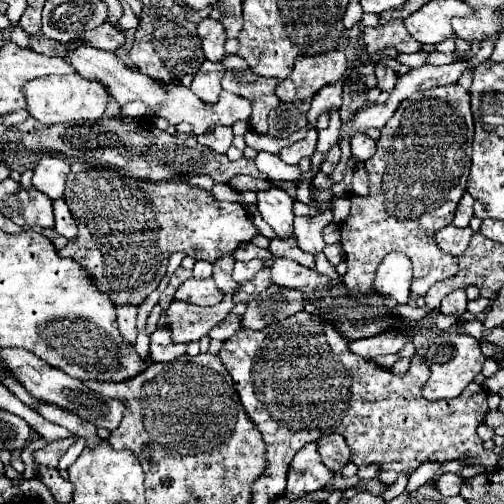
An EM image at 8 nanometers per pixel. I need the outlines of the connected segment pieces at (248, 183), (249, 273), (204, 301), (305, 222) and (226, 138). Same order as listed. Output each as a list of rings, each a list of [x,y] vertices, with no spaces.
[[[240,175],[240,177],[232,177],[230,179],[230,187],[234,187],[236,191],[266,191],[270,187],[270,181],[266,179],[256,179],[256,177],[248,177],[248,175]]]
[[[252,259],[252,261],[248,261],[248,263],[238,261],[238,263],[234,265],[232,279],[234,279],[236,283],[246,281],[246,279],[252,279],[252,277],[262,269],[262,267],[264,267],[264,261],[262,261],[262,259]]]
[[[188,279],[178,291],[176,291],[176,299],[178,301],[186,301],[186,303],[194,303],[194,305],[216,305],[220,299],[224,297],[224,293],[216,287],[214,279]]]
[[[330,211],[318,213],[314,217],[296,217],[294,219],[294,237],[298,239],[298,245],[306,253],[320,253],[324,249],[322,241],[322,229],[326,225],[334,223],[334,217]]]
[[[213,126],[209,128],[204,135],[198,135],[198,143],[206,145],[208,149],[216,151],[216,153],[226,153],[228,147],[232,145],[232,133],[231,126]]]

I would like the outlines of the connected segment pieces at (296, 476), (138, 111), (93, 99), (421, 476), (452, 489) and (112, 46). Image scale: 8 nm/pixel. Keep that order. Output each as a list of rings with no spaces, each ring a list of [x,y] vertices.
[[[316,443],[304,445],[290,463],[288,471],[288,487],[284,497],[294,501],[304,497],[310,491],[318,491],[332,479],[332,471],[324,467],[320,455],[316,451]]]
[[[142,101],[131,102],[121,108],[121,116],[144,117],[146,112],[147,106]]]
[[[78,73],[32,79],[32,81],[24,83],[22,91],[24,91],[24,99],[28,103],[28,113],[46,125],[76,121],[76,119],[100,119],[100,117],[104,117],[106,103],[108,103],[108,93],[102,87],[102,83],[84,79]]]
[[[422,463],[422,465],[412,473],[412,477],[408,479],[408,485],[406,485],[404,493],[412,493],[414,489],[422,487],[422,485],[436,473],[438,467],[440,467],[440,463]]]
[[[446,473],[446,475],[442,475],[440,481],[436,483],[438,491],[440,491],[444,497],[458,495],[458,493],[460,493],[460,485],[462,485],[462,477],[458,477],[456,473]]]
[[[102,23],[100,27],[96,27],[96,29],[92,29],[92,31],[84,31],[84,35],[80,35],[80,39],[72,41],[70,49],[80,47],[80,43],[92,45],[92,47],[96,47],[96,49],[104,49],[104,51],[116,53],[116,51],[124,45],[124,35],[122,35],[118,29],[114,29],[114,25]]]

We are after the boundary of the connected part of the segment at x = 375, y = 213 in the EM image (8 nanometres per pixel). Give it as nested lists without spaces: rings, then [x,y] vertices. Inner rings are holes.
[[[446,85],[426,91],[422,101],[404,101],[394,117],[380,129],[378,149],[366,161],[370,195],[368,197],[352,197],[350,215],[340,223],[340,244],[344,252],[348,270],[344,275],[344,283],[350,289],[374,291],[374,275],[384,259],[384,255],[398,251],[410,257],[414,267],[412,279],[412,299],[424,297],[428,289],[444,279],[450,279],[458,271],[458,257],[448,255],[436,247],[432,235],[442,227],[450,225],[454,219],[456,205],[466,191],[466,177],[470,173],[470,157],[472,157],[472,137],[474,137],[474,121],[470,111],[470,93],[460,85]]]

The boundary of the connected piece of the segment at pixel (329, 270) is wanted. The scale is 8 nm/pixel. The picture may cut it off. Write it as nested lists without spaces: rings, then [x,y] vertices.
[[[320,253],[320,255],[314,255],[314,257],[316,257],[316,263],[318,263],[318,271],[320,271],[320,273],[324,273],[324,275],[332,277],[334,281],[340,281],[340,277],[336,275],[334,267],[328,263],[328,259],[324,257],[324,253]]]

